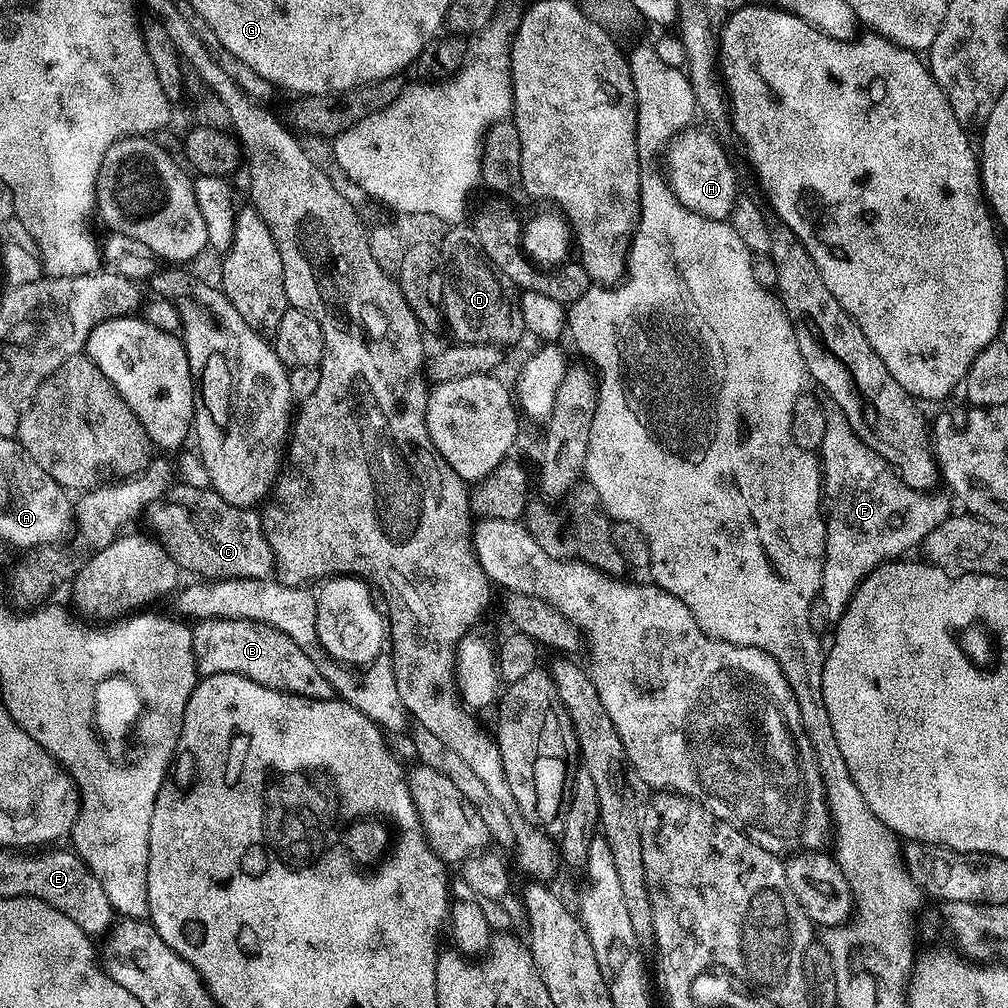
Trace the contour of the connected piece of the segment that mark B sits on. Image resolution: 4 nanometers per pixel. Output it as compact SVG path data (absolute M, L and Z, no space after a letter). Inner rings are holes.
M234 619L197 621L192 628L191 645L199 677L237 673L259 685L309 700L331 700L335 697L330 682L326 681L314 662L299 649L298 644L288 635L268 625Z

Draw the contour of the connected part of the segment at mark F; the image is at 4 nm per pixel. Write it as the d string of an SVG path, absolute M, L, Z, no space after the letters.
M824 400L826 410L826 438L818 459L822 465L822 511L826 526L826 550L824 551L824 569L820 583L819 599L824 600L828 616L832 622L839 622L842 614L848 609L856 587L882 564L895 562L912 547L923 545L924 540L950 514L950 508L942 497L932 492L919 492L906 482L880 457L870 446L866 446L854 434L846 414L833 400Z

